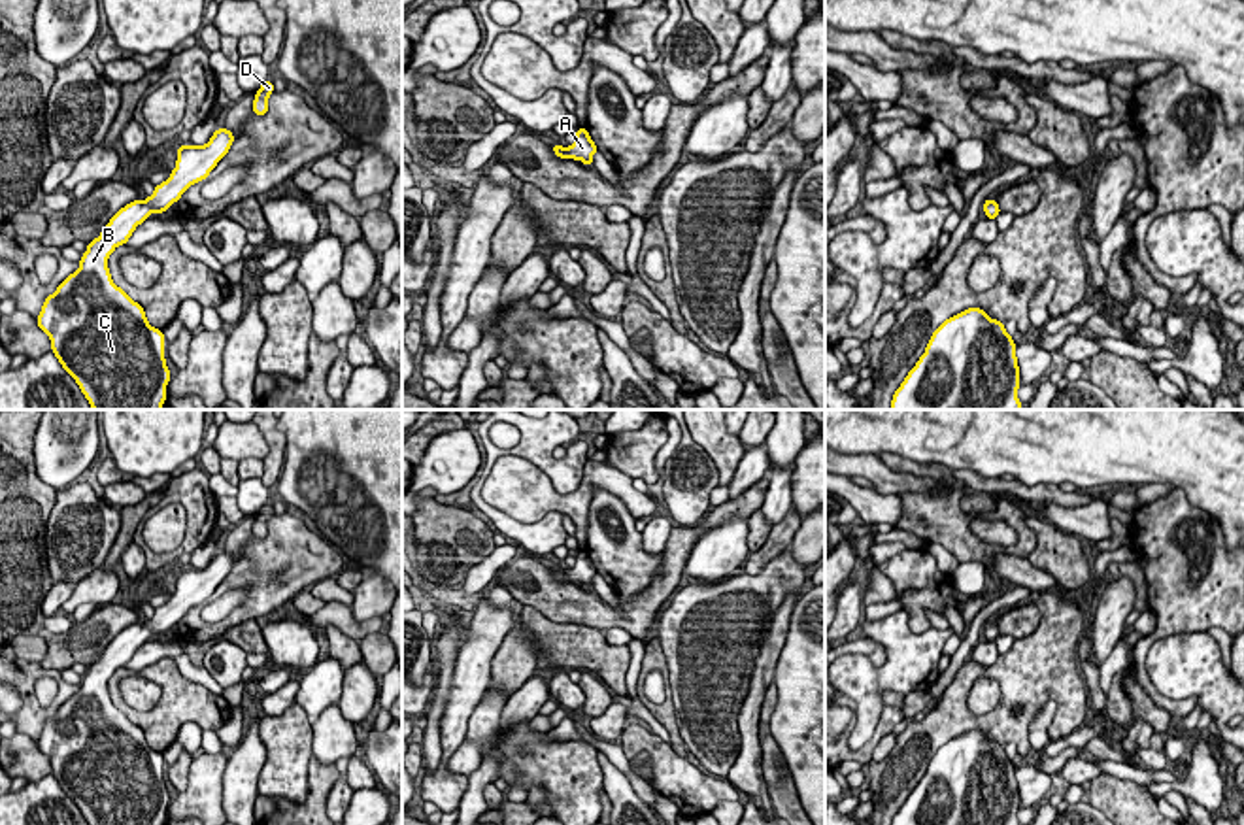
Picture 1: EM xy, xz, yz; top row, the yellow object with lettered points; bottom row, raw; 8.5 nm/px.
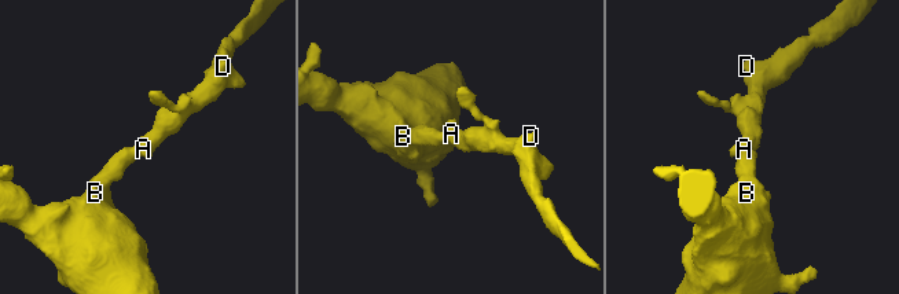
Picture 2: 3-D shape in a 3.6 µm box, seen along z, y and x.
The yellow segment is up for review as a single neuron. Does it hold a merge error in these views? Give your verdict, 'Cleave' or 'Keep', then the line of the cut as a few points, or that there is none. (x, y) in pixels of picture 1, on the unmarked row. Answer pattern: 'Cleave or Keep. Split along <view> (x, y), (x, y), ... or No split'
Keep. No split

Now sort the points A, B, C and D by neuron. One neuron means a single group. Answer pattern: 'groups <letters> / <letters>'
groups A B C D

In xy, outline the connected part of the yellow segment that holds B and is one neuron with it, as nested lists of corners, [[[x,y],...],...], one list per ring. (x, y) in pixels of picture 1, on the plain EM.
[[[217,551],[206,568],[177,570],[170,600],[145,623],[121,631],[87,666],[79,691],[45,721],[36,746],[89,825],[166,825],[172,799],[164,757],[113,706],[108,682],[153,634],[164,636],[191,608],[204,604],[232,564],[230,553]]]

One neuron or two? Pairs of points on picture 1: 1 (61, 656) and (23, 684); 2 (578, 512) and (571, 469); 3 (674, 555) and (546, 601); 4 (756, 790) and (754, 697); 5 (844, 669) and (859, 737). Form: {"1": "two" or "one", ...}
{"1": "two", "2": "two", "3": "one", "4": "one", "5": "one"}

